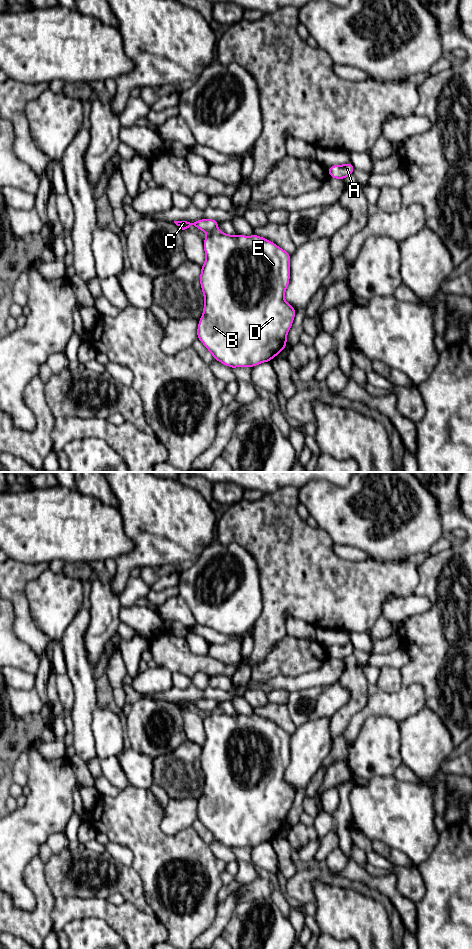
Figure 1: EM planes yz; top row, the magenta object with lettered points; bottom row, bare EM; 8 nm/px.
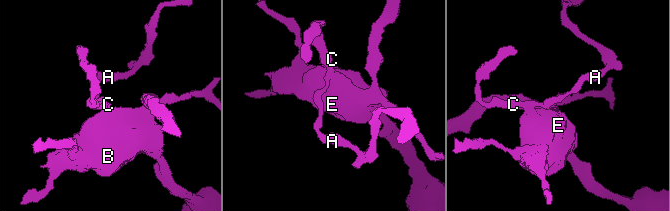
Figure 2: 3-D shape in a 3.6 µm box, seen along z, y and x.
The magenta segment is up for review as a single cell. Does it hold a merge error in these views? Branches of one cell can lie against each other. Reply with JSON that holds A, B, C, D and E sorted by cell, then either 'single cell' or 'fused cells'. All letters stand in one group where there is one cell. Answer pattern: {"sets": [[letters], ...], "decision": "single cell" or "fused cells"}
{"sets": [["A", "C"], ["B", "D", "E"]], "decision": "fused cells"}

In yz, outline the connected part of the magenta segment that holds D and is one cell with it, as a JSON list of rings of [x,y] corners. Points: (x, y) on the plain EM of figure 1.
[[[218,709],[204,718],[203,726],[206,739],[201,746],[200,765],[204,788],[197,818],[216,841],[232,849],[270,842],[287,827],[287,814],[296,794],[284,778],[291,735],[256,714],[228,715]]]

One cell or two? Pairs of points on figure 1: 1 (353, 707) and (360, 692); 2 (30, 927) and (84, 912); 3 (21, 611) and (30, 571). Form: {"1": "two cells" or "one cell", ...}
{"1": "one cell", "2": "two cells", "3": "one cell"}

